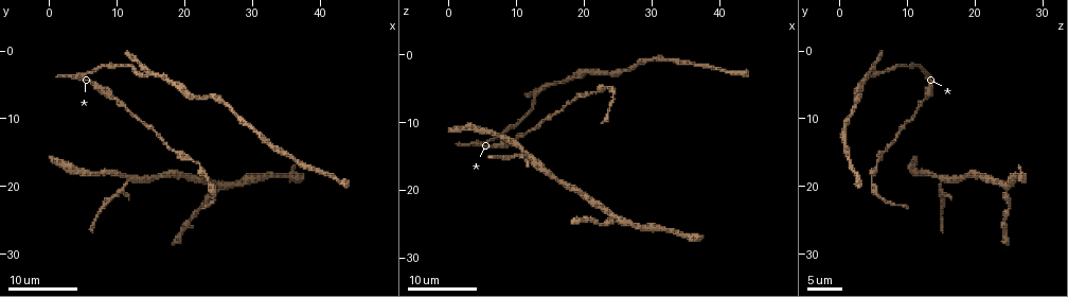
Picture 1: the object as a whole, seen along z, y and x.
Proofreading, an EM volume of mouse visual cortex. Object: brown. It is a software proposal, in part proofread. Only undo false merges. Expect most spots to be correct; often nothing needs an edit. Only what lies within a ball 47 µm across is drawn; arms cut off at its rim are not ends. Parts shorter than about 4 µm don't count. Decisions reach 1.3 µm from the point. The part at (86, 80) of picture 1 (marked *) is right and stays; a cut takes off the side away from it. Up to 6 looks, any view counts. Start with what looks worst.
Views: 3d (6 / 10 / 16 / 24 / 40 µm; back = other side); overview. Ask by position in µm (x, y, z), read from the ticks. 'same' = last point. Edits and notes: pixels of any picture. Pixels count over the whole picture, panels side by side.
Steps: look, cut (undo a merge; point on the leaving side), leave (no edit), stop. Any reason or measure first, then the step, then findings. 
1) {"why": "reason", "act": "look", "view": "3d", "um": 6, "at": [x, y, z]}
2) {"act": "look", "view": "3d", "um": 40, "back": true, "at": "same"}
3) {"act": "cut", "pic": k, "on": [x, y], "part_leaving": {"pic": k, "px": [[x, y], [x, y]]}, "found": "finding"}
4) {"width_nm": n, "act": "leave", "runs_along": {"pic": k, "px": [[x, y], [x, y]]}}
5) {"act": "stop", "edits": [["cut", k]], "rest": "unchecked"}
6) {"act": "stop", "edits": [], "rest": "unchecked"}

{"act": "look", "view": "3d", "um": 16, "at": [11.5, 19.5, 15.0]}

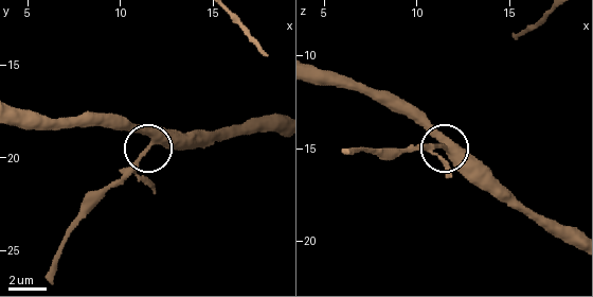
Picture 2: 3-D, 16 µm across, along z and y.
{"act": "look", "view": "3d", "um": 6, "at": [11.5, 19.4, 15.0]}

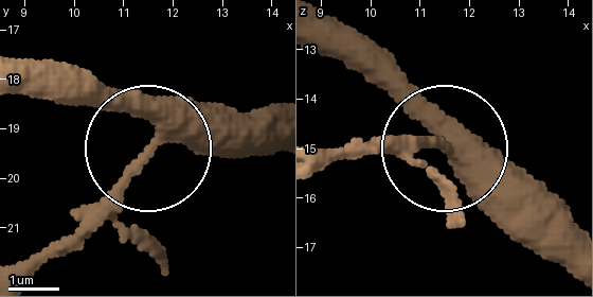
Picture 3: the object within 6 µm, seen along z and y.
{"side_arm_um": 10, "act": "leave", "found": "one neuron here"}

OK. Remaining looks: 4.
{"act": "look", "view": "3d", "um": 24, "at": [25.0, 20.5, 24.5]}

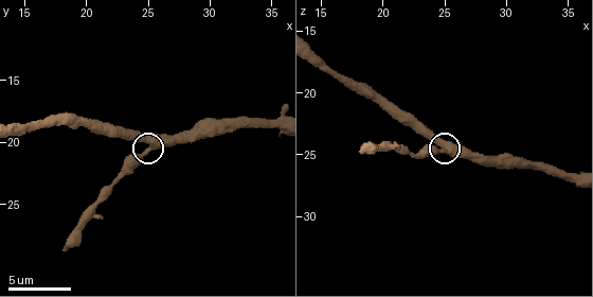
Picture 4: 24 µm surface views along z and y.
{"act": "look", "view": "3d", "um": 10, "at": [25.6, 20.6, 24.6]}

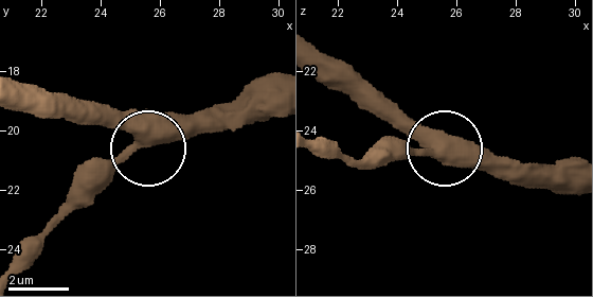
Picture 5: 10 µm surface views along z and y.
{"act": "leave", "runs_along": {"pic": 5, "px": [[316, 47], [353, 68], [439, 149], [378, 151]]}, "found": "one neuron here"}

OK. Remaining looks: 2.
{"why": "sudden change in width", "act": "look", "view": "3d", "um": 16, "at": [21.0, 16.0, 6.0]}

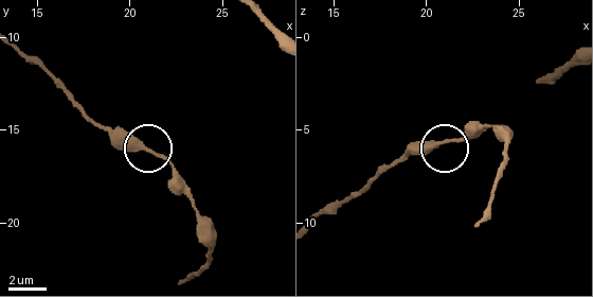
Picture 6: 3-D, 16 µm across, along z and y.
{"why": "closer look", "act": "look", "view": "3d", "um": 10, "at": [20.5, 15.8, 5.7]}

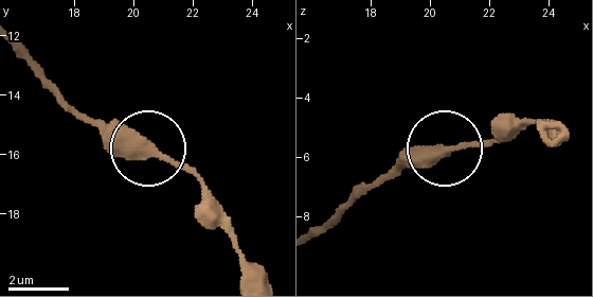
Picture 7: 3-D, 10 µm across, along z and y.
{"act": "leave", "runs_along": {"pic": 7, "px": [[18, 51], [71, 105], [162, 153], [205, 186]]}, "found": "all the same neuron"}

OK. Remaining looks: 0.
{"act": "stop", "edits": [], "rest": "unchecked"}

